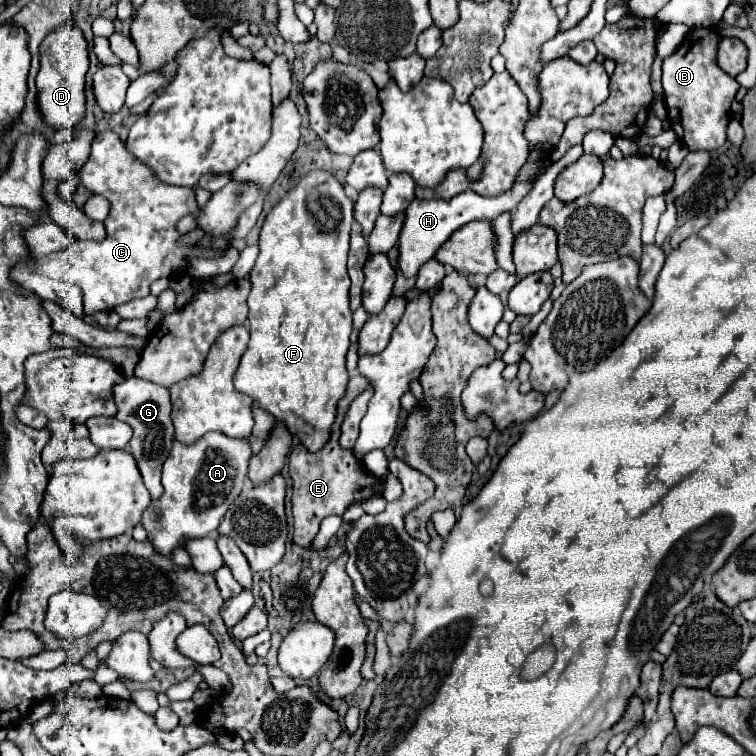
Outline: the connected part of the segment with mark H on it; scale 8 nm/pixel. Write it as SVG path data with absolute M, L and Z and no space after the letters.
M544 160L544 164L540 166L540 170L536 172L534 178L530 178L528 182L514 182L514 186L508 192L500 194L498 198L484 198L484 196L476 194L474 190L466 190L450 200L442 200L442 198L418 200L416 198L406 210L406 220L404 220L404 226L400 232L400 240L398 240L398 268L400 268L400 272L406 278L416 276L420 266L426 264L428 260L432 260L436 250L448 240L448 236L452 236L452 232L462 228L464 224L474 222L474 220L490 220L492 222L492 220L496 220L498 214L512 212L518 206L518 202L532 190L534 182L548 170L548 166L550 166L550 162Z

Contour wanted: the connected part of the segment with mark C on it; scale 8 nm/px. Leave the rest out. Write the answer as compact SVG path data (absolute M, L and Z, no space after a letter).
M108 130L94 136L92 154L80 168L80 180L92 194L100 194L110 202L106 238L102 242L75 240L67 250L38 260L38 266L44 276L70 280L80 286L86 314L144 298L154 280L172 278L178 272L184 274L194 258L220 258L224 254L224 250L184 244L180 240L182 234L176 230L178 220L198 210L194 190L156 182L146 166L140 166L132 154L126 154L126 146L116 132Z

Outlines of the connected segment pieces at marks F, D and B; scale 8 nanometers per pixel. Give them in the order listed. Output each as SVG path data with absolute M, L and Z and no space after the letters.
M312 170L308 172L292 190L288 190L288 194L268 212L264 226L260 230L260 254L258 260L250 272L250 296L248 296L248 322L250 322L250 342L246 352L242 354L240 366L236 370L234 376L234 386L236 390L256 398L256 402L260 404L260 408L268 410L276 420L284 420L288 430L292 430L292 434L298 434L302 444L308 446L308 450L320 450L320 446L324 446L324 438L328 438L328 430L334 422L334 414L336 414L336 402L344 396L346 384L348 384L348 372L346 372L346 352L350 348L350 334L352 334L352 310L350 310L350 298L348 298L348 288L350 288L350 278L346 272L346 258L348 258L348 244L350 244L350 226L354 222L354 202L344 194L344 186L338 182L338 178L326 170Z
M58 26L40 44L40 72L36 76L38 86L38 110L42 120L56 130L72 130L86 116L84 76L88 72L88 50L80 28Z
M694 28L686 34L680 48L664 58L664 104L668 110L668 120L678 140L688 146L688 150L716 150L726 142L726 128L730 122L730 104L740 88L740 84L720 70L716 64L718 34L714 30Z

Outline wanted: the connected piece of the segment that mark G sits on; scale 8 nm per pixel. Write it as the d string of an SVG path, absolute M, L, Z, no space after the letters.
M136 376L126 378L122 384L114 386L114 400L118 404L118 414L116 418L120 418L122 422L130 424L134 430L134 436L128 444L130 454L136 458L138 468L144 476L144 482L152 494L152 498L160 498L162 496L162 464L168 458L172 444L174 444L174 426L172 426L172 418L170 418L170 398L168 398L168 388L154 384L150 380L142 380Z

